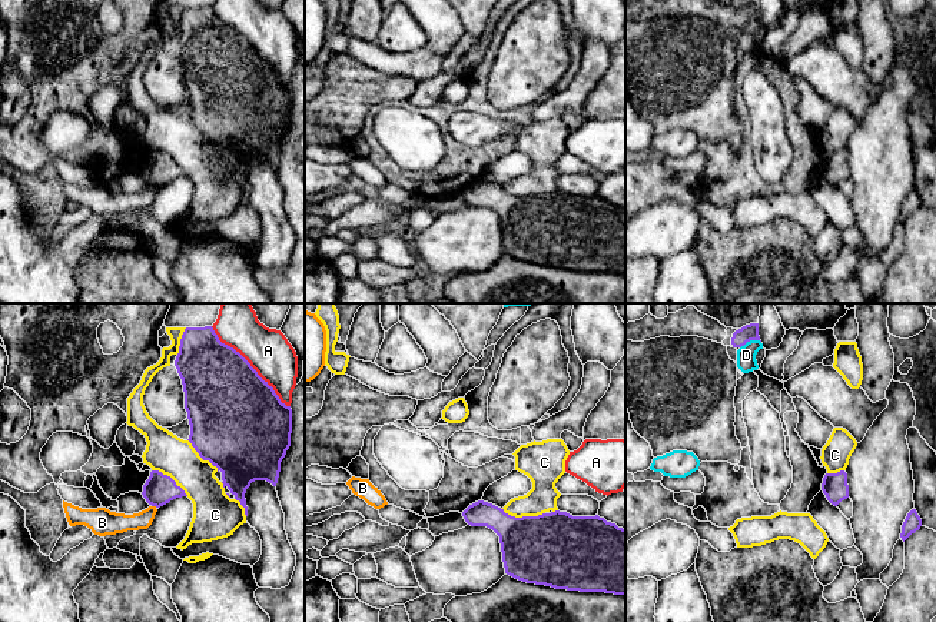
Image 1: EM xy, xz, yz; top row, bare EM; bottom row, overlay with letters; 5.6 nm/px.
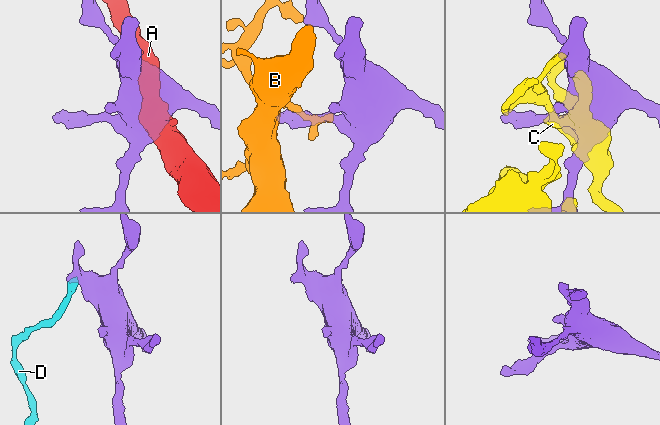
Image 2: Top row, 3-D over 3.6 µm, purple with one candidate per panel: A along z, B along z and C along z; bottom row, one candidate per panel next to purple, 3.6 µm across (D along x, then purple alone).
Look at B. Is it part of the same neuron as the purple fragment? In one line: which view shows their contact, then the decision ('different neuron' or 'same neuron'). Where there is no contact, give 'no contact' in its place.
meets purple in xy; different neuron

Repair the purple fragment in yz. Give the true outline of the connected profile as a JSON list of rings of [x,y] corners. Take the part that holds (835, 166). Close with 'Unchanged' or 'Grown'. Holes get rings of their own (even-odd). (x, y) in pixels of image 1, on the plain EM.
[[[844,150],[837,153],[826,153],[823,157],[822,170],[827,180],[837,186],[842,180],[849,177],[847,153]]]. Unchanged

